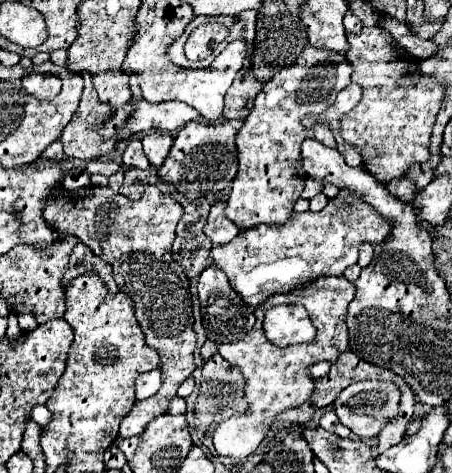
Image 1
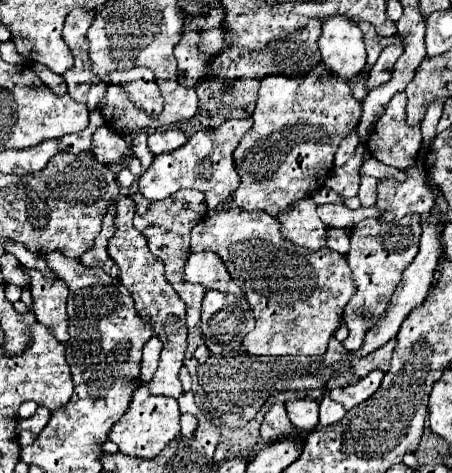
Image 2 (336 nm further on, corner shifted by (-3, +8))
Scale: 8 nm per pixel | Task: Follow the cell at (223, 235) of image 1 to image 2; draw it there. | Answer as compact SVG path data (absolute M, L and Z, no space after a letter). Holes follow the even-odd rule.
M216 210L216 212L212 212L212 214L206 214L206 216L192 228L192 244L190 244L190 250L192 250L192 252L200 252L200 250L212 250L212 252L216 252L216 254L224 260L224 264L226 264L226 268L228 268L232 280L242 288L242 292L244 292L244 296L246 296L246 300L248 300L248 304L250 304L250 308L252 308L252 312L254 312L254 316L256 316L256 326L254 326L254 330L248 332L248 334L244 336L244 342L242 342L242 346L244 346L244 350L246 350L248 354L268 354L268 356L284 356L284 354L308 354L308 356L312 356L312 354L324 354L326 348L328 348L328 340L334 336L334 332L336 332L338 326L342 324L344 306L348 304L348 300L350 300L352 294L356 292L352 272L350 272L350 268L348 268L348 264L346 264L346 258L344 258L342 254L338 254L338 252L334 252L334 250L330 250L330 248L308 250L308 248L298 248L298 246L290 244L286 238L280 236L278 220L276 220L274 216L270 216L270 214L266 214L266 212L260 212L260 210L258 210L258 212Z

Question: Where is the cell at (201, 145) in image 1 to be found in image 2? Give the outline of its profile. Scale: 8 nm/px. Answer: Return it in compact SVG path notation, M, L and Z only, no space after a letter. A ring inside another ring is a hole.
M252 118L244 120L226 120L218 128L200 130L190 140L174 152L166 152L154 158L150 168L138 178L140 194L146 200L164 200L174 194L174 190L182 188L196 188L202 190L206 196L206 204L214 210L218 204L226 202L228 196L234 192L236 184L240 184L238 172L234 168L232 152L238 146L240 138L252 128Z

